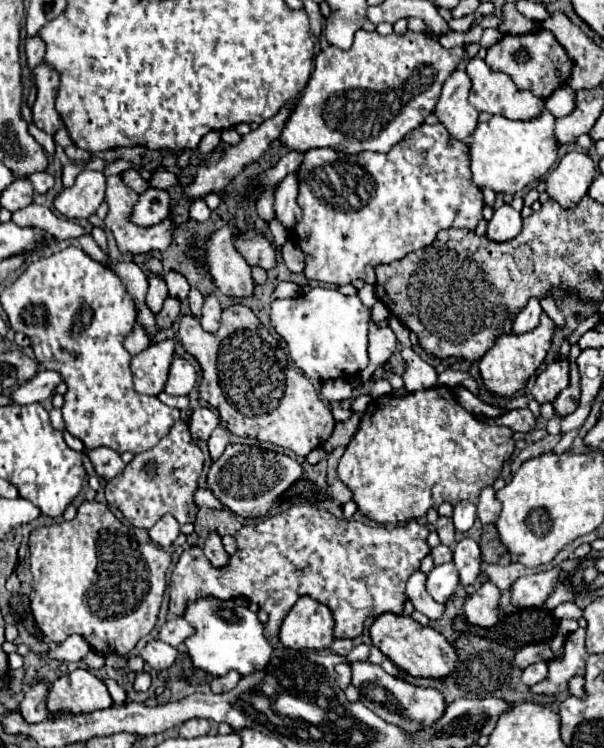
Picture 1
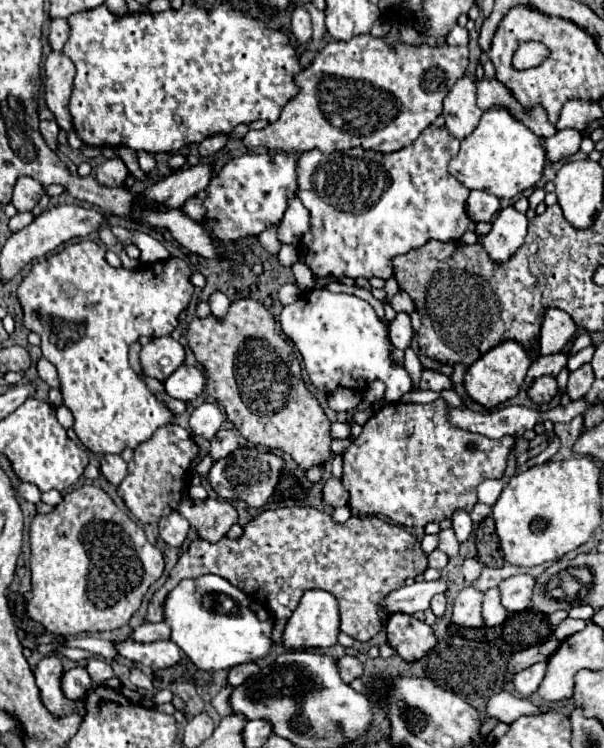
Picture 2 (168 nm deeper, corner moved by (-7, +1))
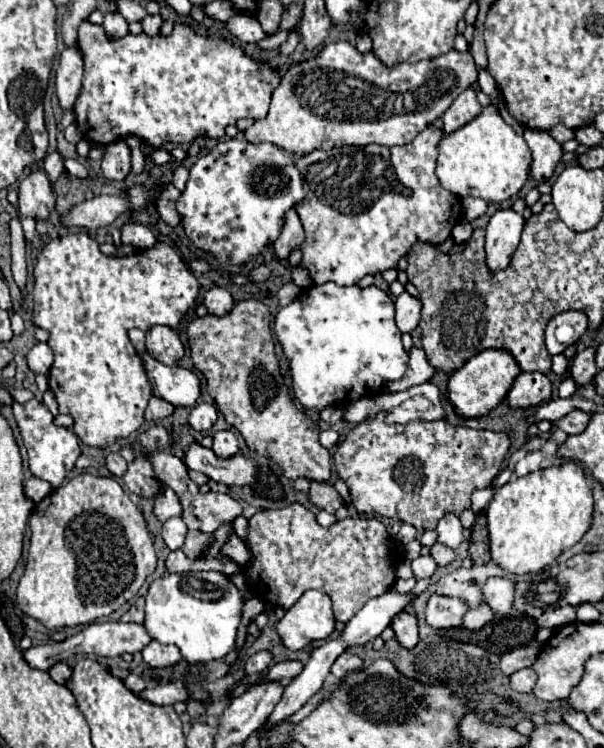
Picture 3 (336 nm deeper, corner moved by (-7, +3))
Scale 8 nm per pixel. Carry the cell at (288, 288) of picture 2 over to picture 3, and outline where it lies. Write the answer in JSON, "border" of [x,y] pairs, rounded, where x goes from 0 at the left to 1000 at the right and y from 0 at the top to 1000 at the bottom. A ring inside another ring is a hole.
{"border":[[[480,377],[480,380],[470,380],[464,388],[460,388],[460,401],[464,401],[464,409],[477,409],[480,404],[487,404],[497,393],[497,385]]]}

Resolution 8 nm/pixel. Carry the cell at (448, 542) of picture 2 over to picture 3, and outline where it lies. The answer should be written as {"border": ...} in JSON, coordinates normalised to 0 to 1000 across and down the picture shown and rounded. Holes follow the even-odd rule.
{"border":[[[719,727],[715,733],[715,746],[719,746],[719,751],[725,754],[725,757],[742,757],[742,754],[748,754],[748,749],[752,749],[752,735],[748,733],[738,733],[735,727]]]}

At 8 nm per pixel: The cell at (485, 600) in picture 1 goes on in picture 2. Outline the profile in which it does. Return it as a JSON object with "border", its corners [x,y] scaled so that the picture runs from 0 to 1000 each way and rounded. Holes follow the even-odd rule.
{"border":[[[772,783],[768,789],[762,789],[762,794],[752,802],[748,829],[762,837],[772,837],[772,840],[801,837],[798,805],[801,805],[801,791],[785,783]]]}

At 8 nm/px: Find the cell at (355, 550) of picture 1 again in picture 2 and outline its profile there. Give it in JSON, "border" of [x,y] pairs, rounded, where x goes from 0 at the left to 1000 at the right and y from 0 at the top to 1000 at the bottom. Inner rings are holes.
{"border":[[[460,679],[460,682],[440,682],[427,687],[421,695],[414,695],[404,703],[404,714],[394,722],[368,719],[358,727],[348,727],[341,722],[321,722],[315,733],[301,741],[295,754],[285,759],[275,781],[255,794],[245,810],[245,832],[268,832],[268,805],[275,805],[275,794],[295,783],[298,775],[308,773],[331,773],[338,767],[361,767],[374,773],[384,783],[394,783],[404,794],[421,797],[437,807],[437,813],[454,826],[450,840],[450,856],[464,858],[470,837],[480,826],[480,821],[490,816],[500,794],[513,786],[530,786],[556,797],[563,807],[563,842],[586,856],[609,858],[619,853],[639,834],[639,821],[632,821],[632,799],[646,794],[646,789],[659,789],[659,783],[669,783],[669,775],[679,770],[692,770],[709,757],[709,741],[699,735],[699,722],[679,711],[672,711],[662,703],[649,703],[623,690],[583,690],[576,698],[560,701],[550,695],[546,687],[530,684],[523,679]]]}

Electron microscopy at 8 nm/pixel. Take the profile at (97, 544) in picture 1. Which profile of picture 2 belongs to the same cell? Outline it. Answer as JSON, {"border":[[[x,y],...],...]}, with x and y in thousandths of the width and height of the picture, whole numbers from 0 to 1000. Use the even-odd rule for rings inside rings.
{"border":[[[132,650],[129,655],[116,658],[106,663],[106,668],[89,679],[89,684],[83,687],[63,687],[53,701],[50,701],[50,727],[53,727],[53,741],[50,741],[50,759],[53,759],[53,802],[46,805],[46,821],[50,826],[56,826],[60,832],[66,832],[79,845],[93,848],[93,850],[126,850],[132,845],[172,845],[172,842],[192,842],[199,837],[209,837],[215,832],[215,826],[222,824],[222,818],[232,813],[245,786],[268,770],[272,765],[272,743],[268,738],[252,730],[242,722],[242,714],[235,706],[228,706],[222,698],[215,698],[215,693],[182,668],[182,663],[159,650]]]}

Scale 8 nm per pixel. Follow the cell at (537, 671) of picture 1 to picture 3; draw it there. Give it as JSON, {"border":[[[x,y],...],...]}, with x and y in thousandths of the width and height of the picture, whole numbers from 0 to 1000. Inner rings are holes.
{"border":[[[864,893],[858,898],[851,898],[844,904],[844,917],[854,922],[854,925],[864,925],[864,928],[877,928],[884,914],[887,914],[887,898],[881,893]]]}

